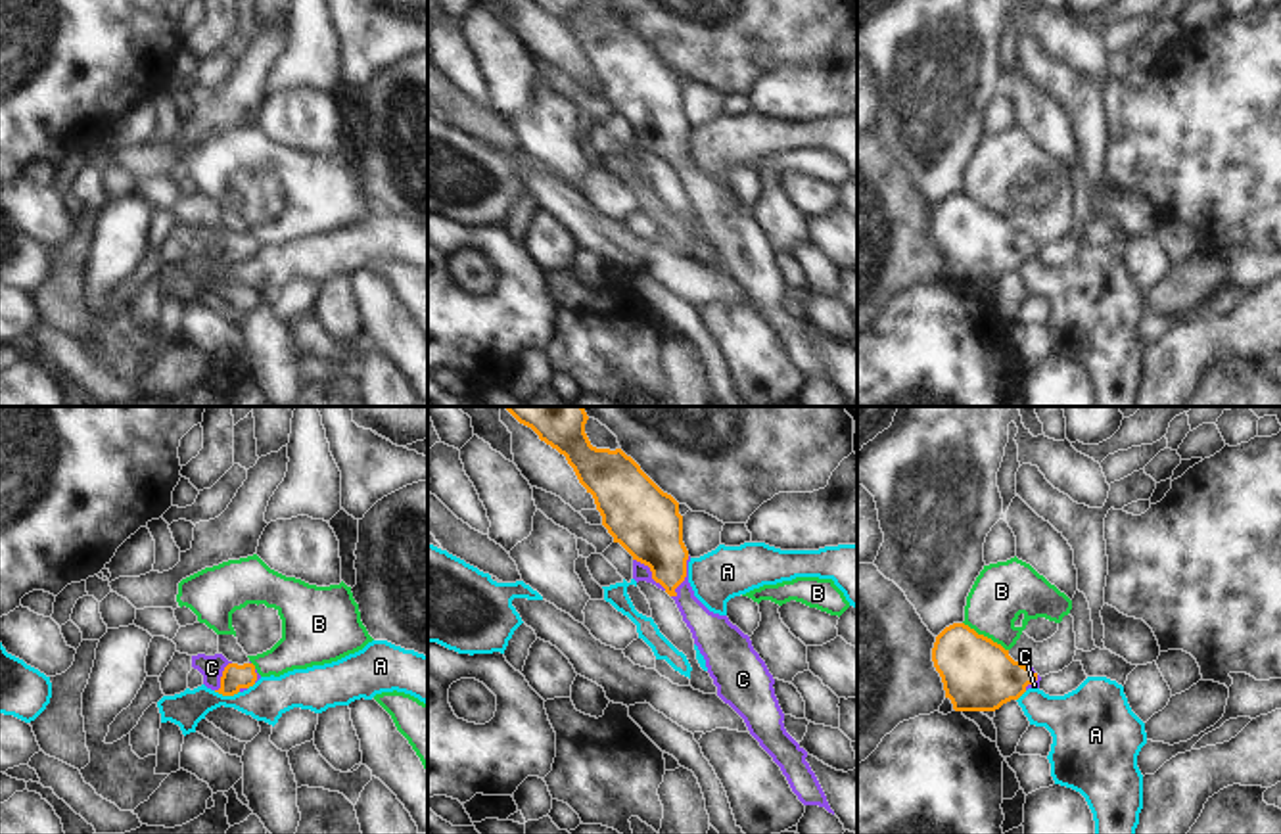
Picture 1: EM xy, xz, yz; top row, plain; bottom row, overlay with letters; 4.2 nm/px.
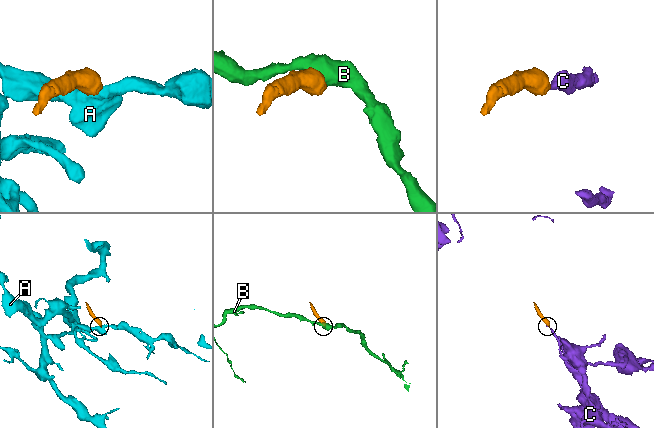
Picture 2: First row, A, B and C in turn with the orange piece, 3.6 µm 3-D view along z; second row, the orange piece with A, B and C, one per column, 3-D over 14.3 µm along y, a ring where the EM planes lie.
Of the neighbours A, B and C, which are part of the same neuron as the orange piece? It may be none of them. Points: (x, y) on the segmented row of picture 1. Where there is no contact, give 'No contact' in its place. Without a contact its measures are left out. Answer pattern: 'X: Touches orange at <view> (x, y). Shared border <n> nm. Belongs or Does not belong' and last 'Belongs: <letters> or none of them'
A: Touches orange at xy (227, 694). Shared border 110 nm. Does not belong
B: Touches orange at yz (986, 637). Shared border 220 nm. Does not belong
C: Touches orange at xz (685, 576). Shared border 190 nm. Belongs
Belongs: C

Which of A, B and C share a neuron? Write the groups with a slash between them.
A / B / C

